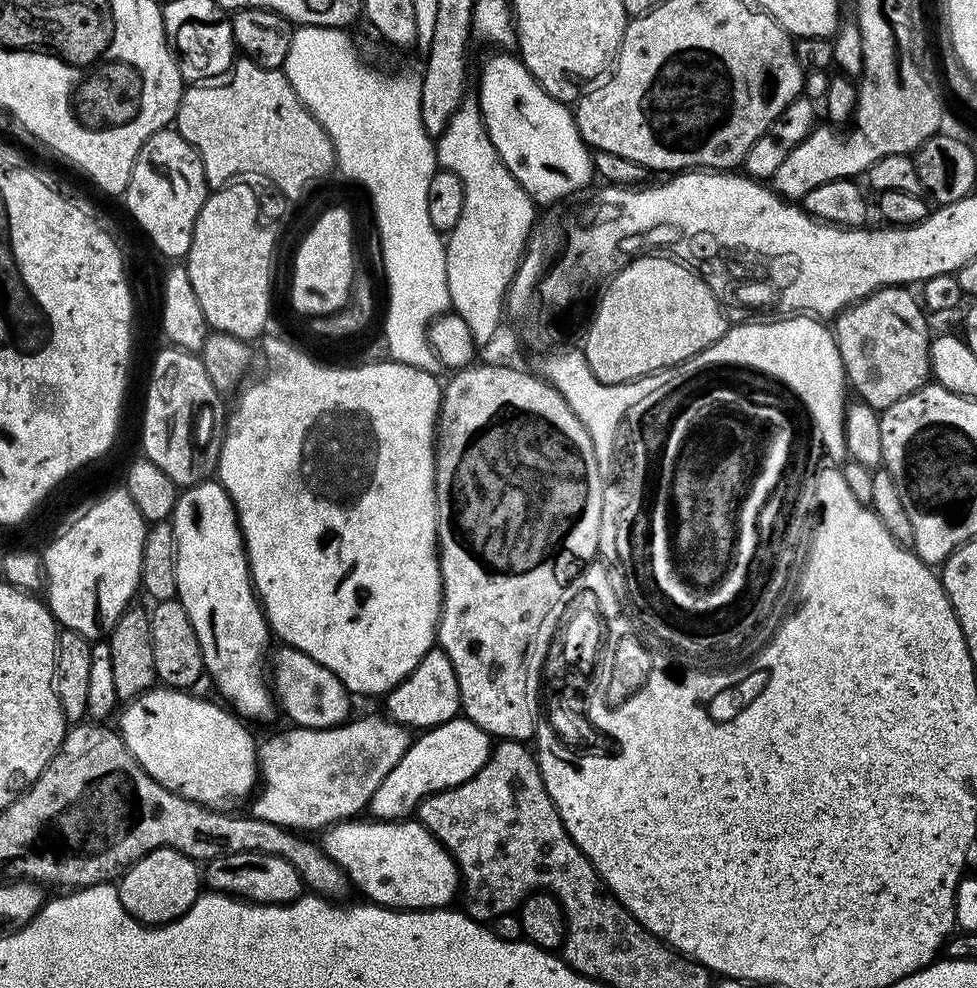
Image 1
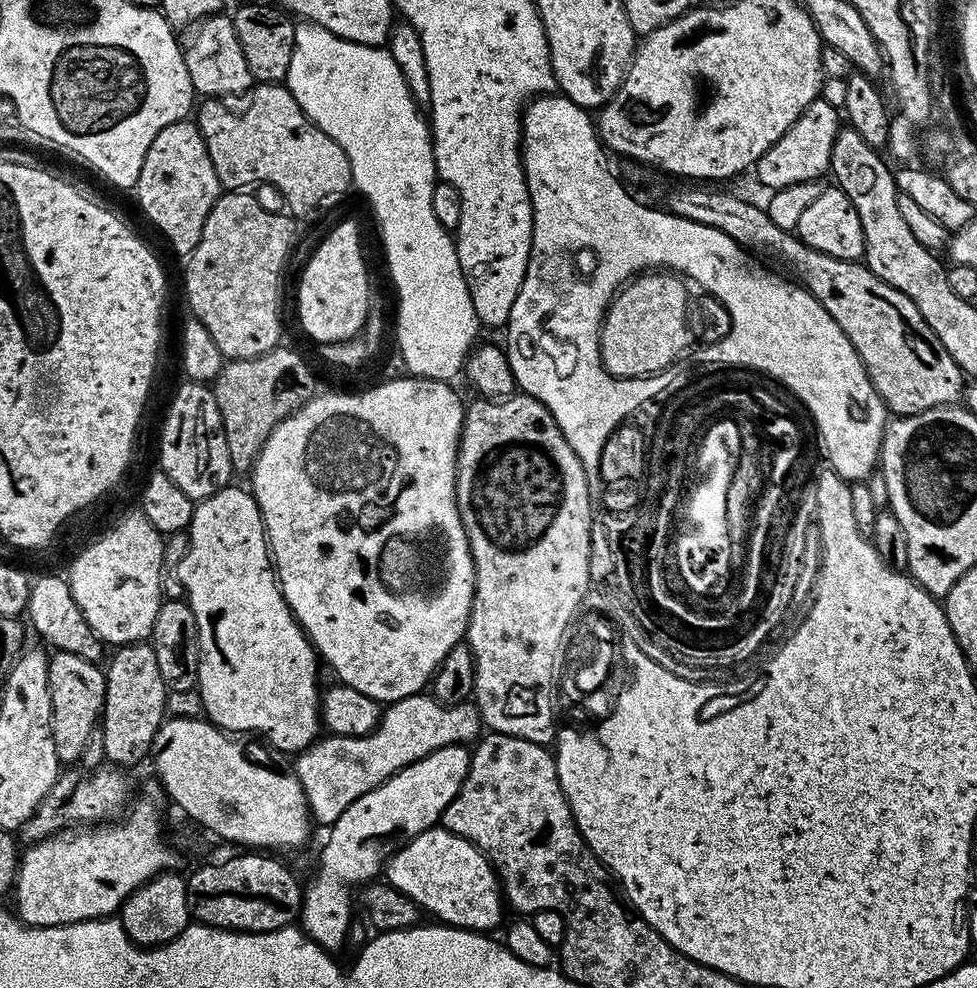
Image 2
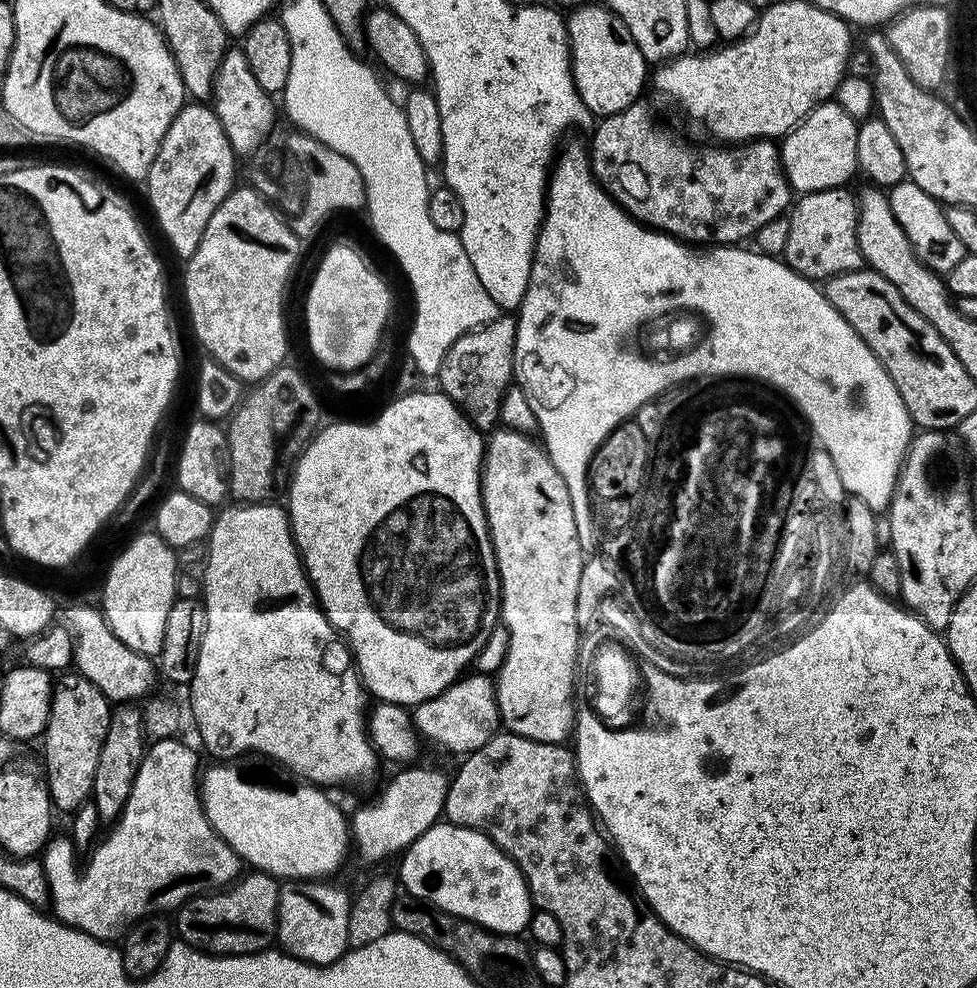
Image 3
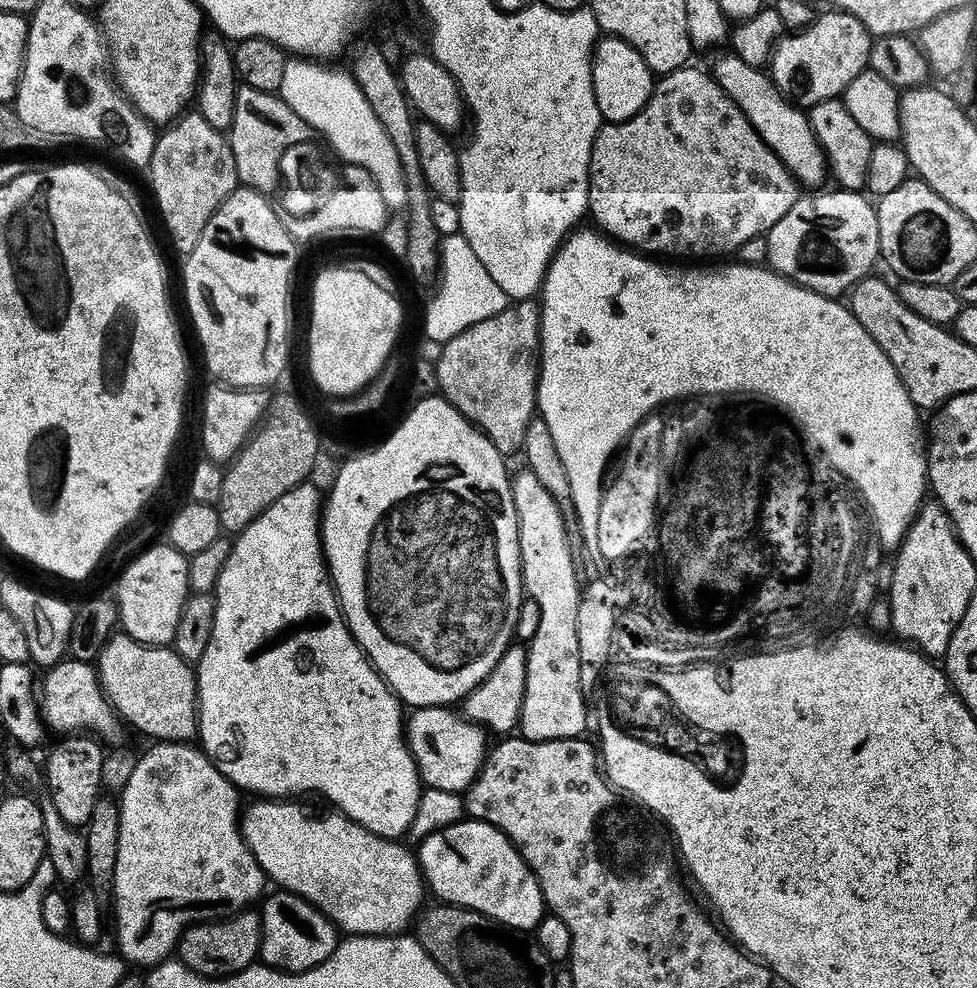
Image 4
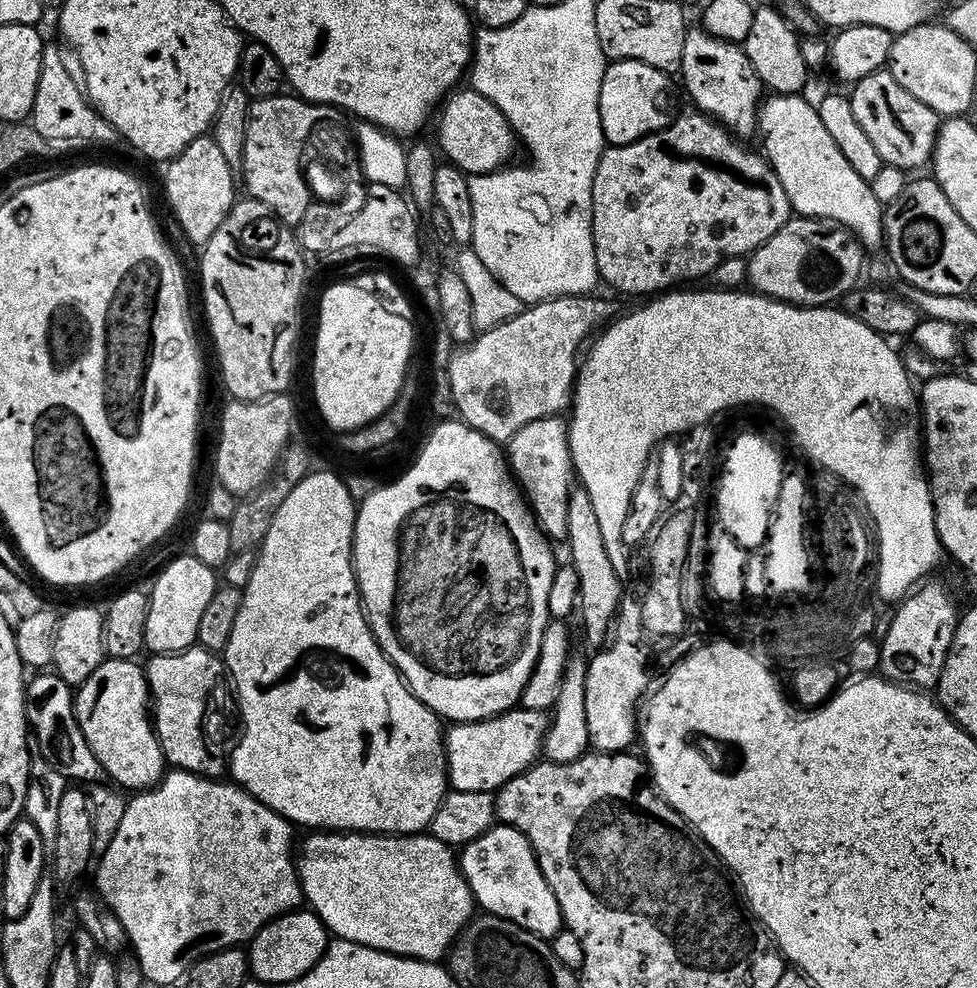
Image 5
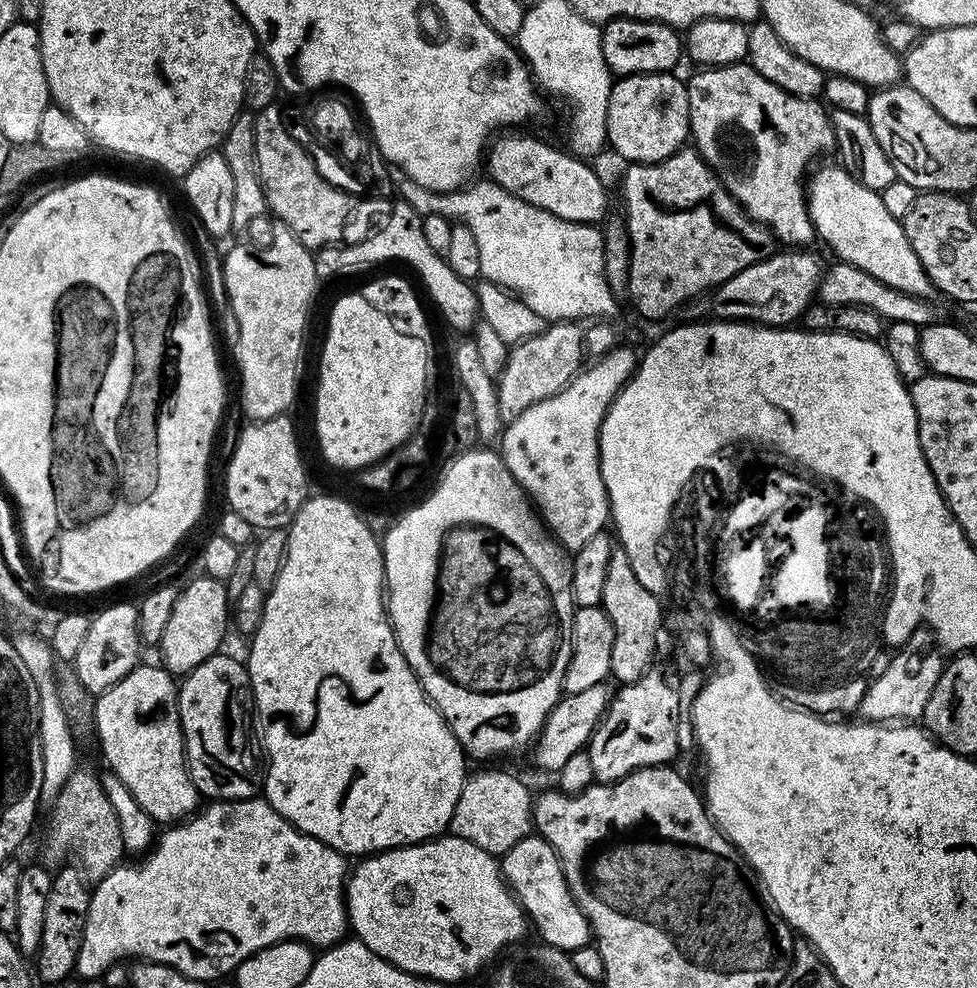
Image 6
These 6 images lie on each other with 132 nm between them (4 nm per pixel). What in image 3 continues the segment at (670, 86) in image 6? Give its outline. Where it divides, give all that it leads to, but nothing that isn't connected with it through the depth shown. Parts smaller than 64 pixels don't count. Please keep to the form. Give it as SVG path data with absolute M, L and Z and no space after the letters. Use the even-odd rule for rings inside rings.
M581 3L579 8L567 13L568 51L572 54L572 70L576 88L588 105L589 113L607 114L626 110L641 99L640 91L650 80L650 64L642 50L630 38L630 30L603 3ZM649 68L649 72L648 72Z

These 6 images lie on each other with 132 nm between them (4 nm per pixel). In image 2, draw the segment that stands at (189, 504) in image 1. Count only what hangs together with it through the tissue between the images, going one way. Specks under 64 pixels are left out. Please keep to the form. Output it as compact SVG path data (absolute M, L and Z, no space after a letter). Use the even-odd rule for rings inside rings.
M236 487L218 490L195 505L192 521L186 529L188 549L174 570L198 622L198 691L204 707L203 715L229 734L265 732L278 751L299 754L315 744L322 732L322 660L282 594L256 499L247 487Z

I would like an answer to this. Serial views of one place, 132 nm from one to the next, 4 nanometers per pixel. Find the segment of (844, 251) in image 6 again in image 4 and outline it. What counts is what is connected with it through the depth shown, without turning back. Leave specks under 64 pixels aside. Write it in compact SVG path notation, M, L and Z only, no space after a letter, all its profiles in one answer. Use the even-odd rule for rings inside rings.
M727 54L716 64L714 75L718 86L722 86L722 90L737 104L746 114L746 118L754 126L754 130L764 141L766 146L770 146L770 150L774 150L778 154L780 161L792 171L793 176L801 185L816 184L812 186L820 186L826 180L826 161L824 159L824 151L820 149L820 143L816 140L816 135L812 129L812 124L808 120L805 109L792 103L791 100L785 98L774 87L769 73L767 71L750 66L746 62L742 62L735 54Z

